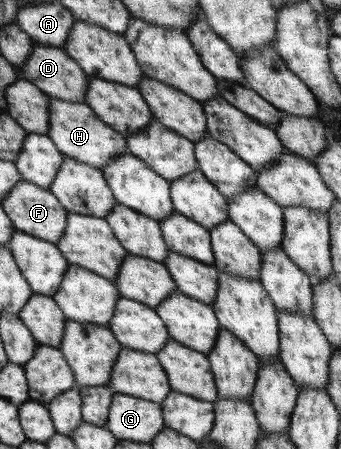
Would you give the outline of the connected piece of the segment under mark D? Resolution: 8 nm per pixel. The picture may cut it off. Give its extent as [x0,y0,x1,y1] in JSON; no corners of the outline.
[17,44,88,103]

